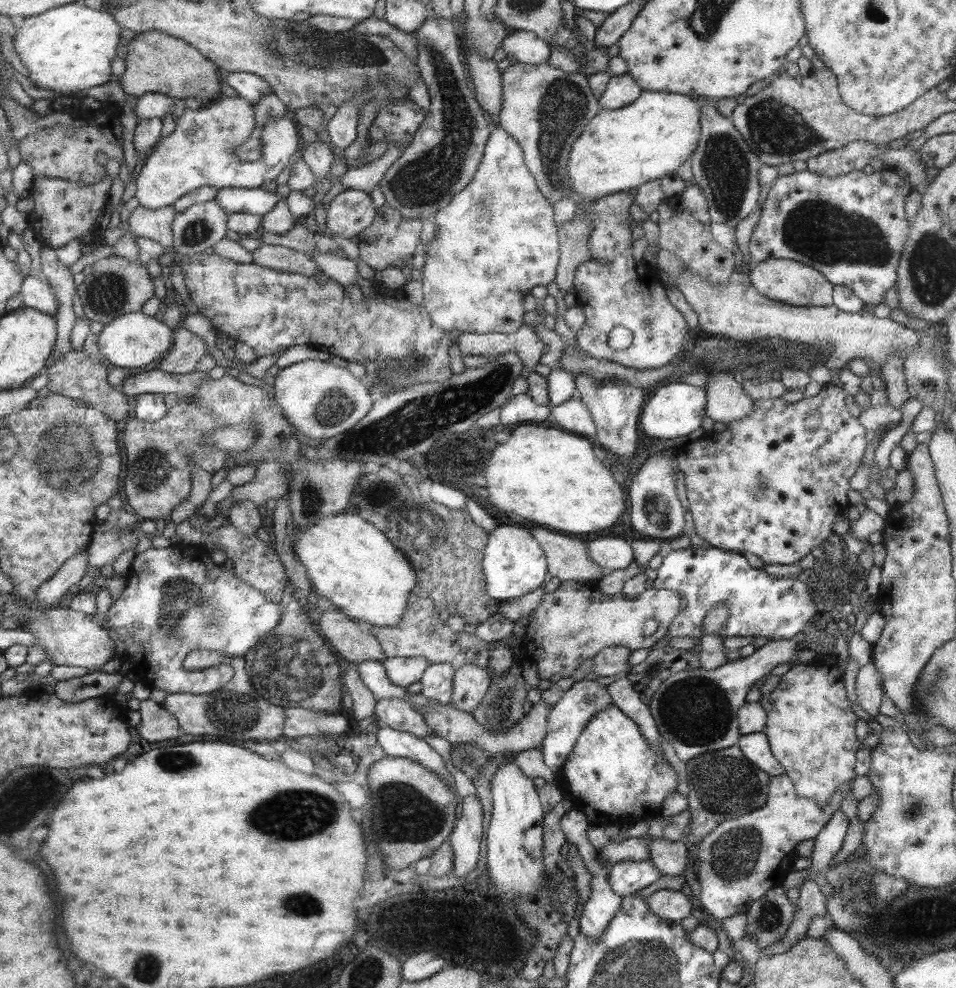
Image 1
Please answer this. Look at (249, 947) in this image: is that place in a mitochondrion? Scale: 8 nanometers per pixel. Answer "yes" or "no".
no

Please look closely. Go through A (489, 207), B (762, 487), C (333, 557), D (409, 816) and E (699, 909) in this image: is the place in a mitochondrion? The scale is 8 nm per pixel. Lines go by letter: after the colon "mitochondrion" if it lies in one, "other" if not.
A: mitochondrion
B: mitochondrion
C: other
D: mitochondrion
E: other

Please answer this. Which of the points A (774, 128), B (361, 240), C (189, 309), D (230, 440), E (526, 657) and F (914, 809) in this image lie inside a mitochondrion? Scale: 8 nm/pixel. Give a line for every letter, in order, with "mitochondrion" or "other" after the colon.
A: mitochondrion
B: other
C: other
D: other
E: other
F: mitochondrion

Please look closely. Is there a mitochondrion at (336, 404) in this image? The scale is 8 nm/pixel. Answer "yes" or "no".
yes

